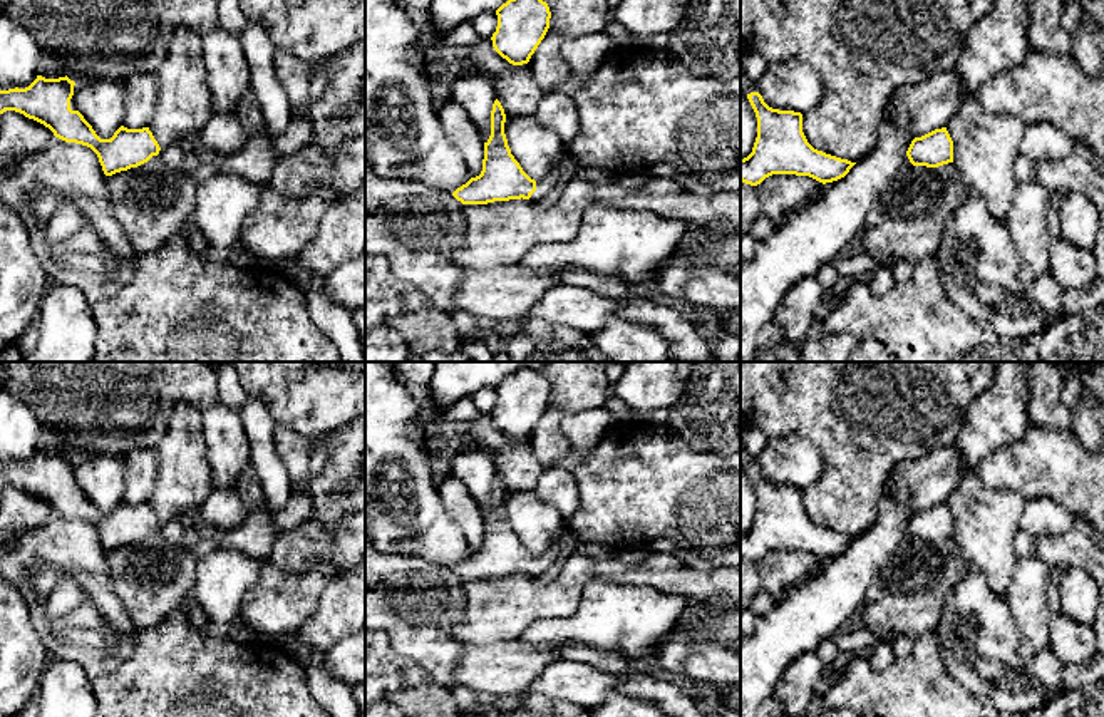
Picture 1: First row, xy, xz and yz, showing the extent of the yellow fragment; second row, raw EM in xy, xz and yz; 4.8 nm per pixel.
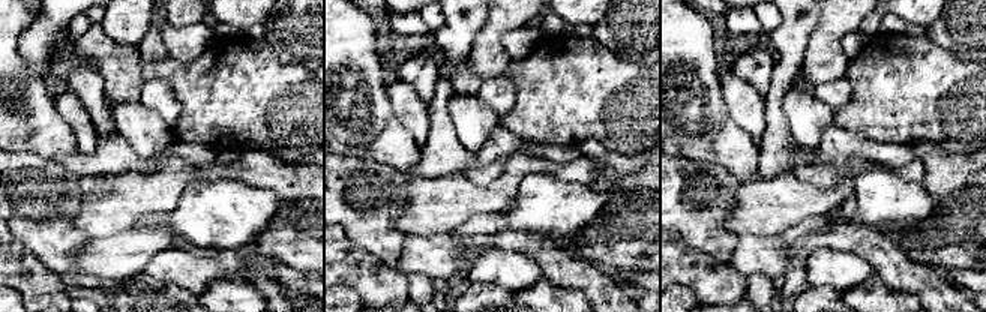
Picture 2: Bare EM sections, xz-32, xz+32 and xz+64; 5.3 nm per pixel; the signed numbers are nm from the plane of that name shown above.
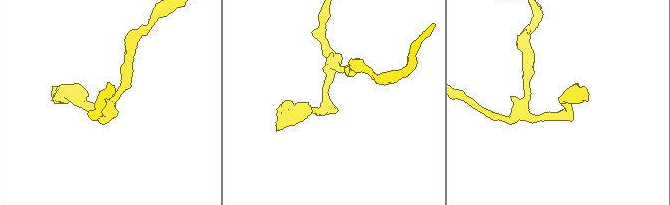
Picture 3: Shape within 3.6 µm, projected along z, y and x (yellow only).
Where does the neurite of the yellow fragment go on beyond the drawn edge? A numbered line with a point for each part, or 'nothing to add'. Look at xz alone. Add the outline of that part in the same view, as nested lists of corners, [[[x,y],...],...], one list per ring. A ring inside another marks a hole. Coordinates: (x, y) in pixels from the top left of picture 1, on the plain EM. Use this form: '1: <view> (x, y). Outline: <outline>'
1: xz (568, 540). Outline: [[[565,528],[560,539],[541,556],[536,556],[536,566],[531,570],[533,575],[543,575],[548,571],[558,560],[565,560],[571,551],[583,543],[580,536],[571,531],[570,528]]]

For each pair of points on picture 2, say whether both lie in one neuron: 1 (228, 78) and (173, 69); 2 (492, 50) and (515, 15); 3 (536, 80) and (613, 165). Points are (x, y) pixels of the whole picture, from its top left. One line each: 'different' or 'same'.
1: same
2: same
3: different

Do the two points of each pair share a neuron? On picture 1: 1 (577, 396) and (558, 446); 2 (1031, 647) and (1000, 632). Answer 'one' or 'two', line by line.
1: one
2: two

